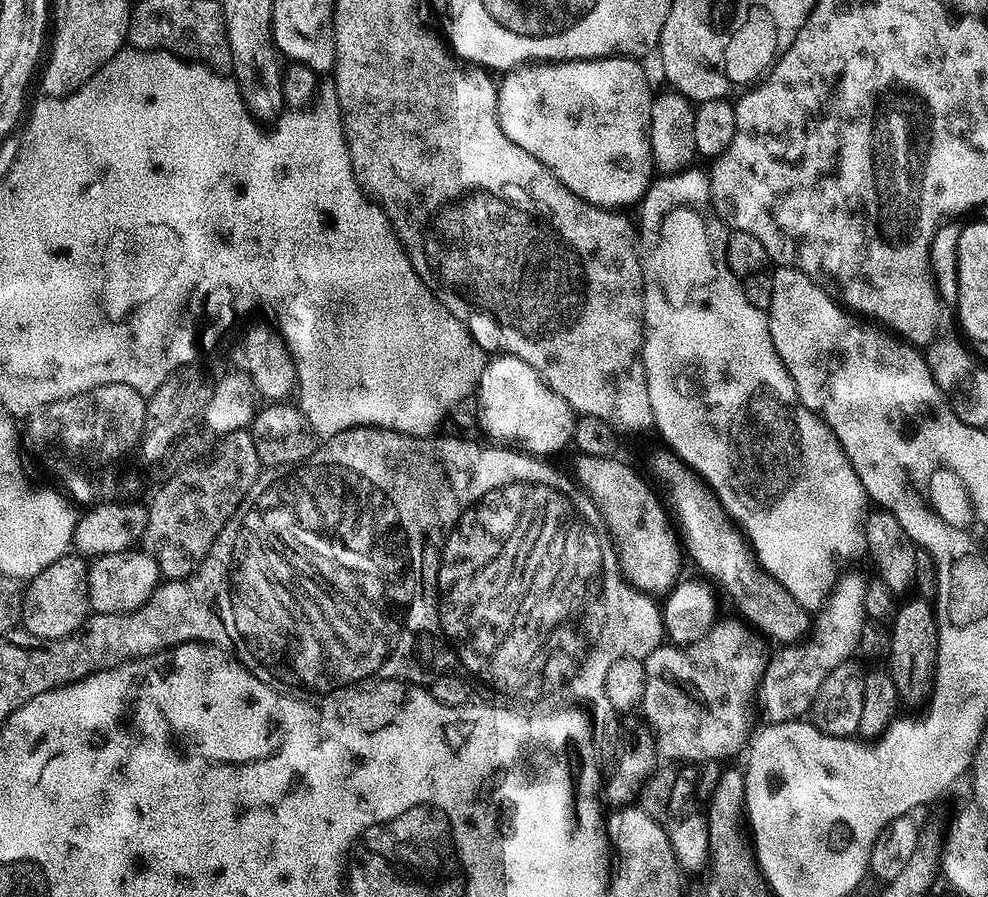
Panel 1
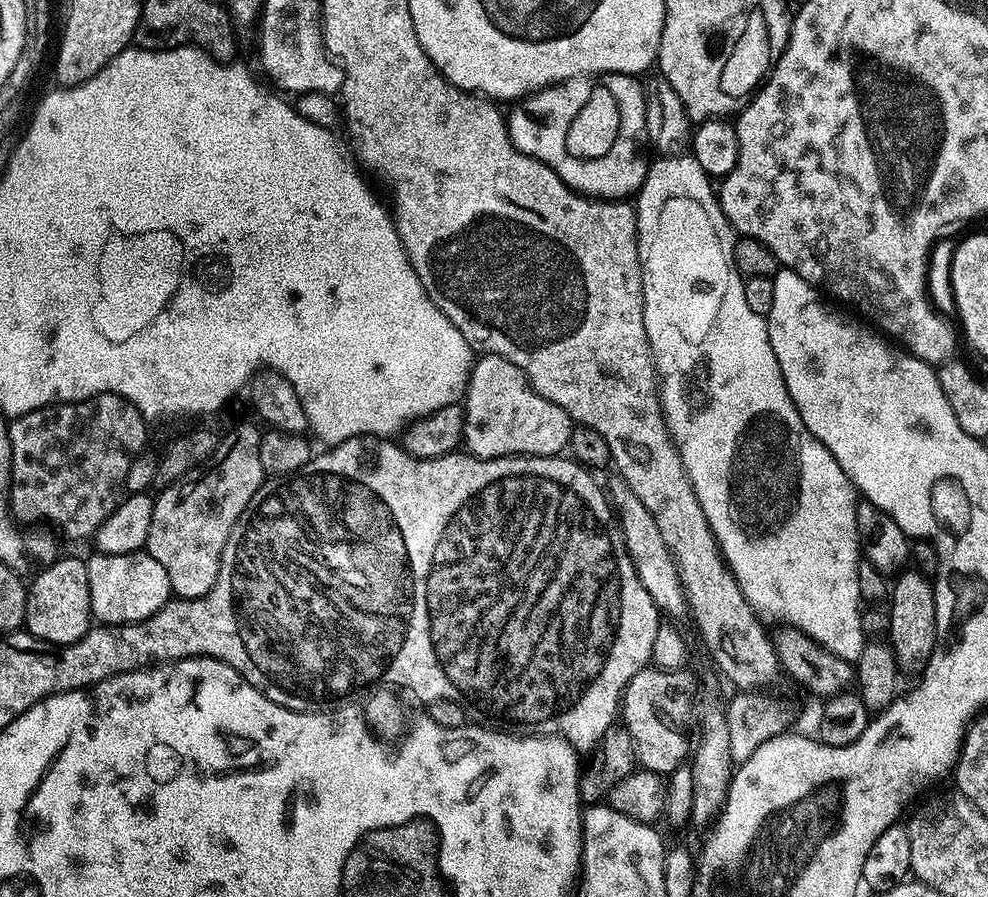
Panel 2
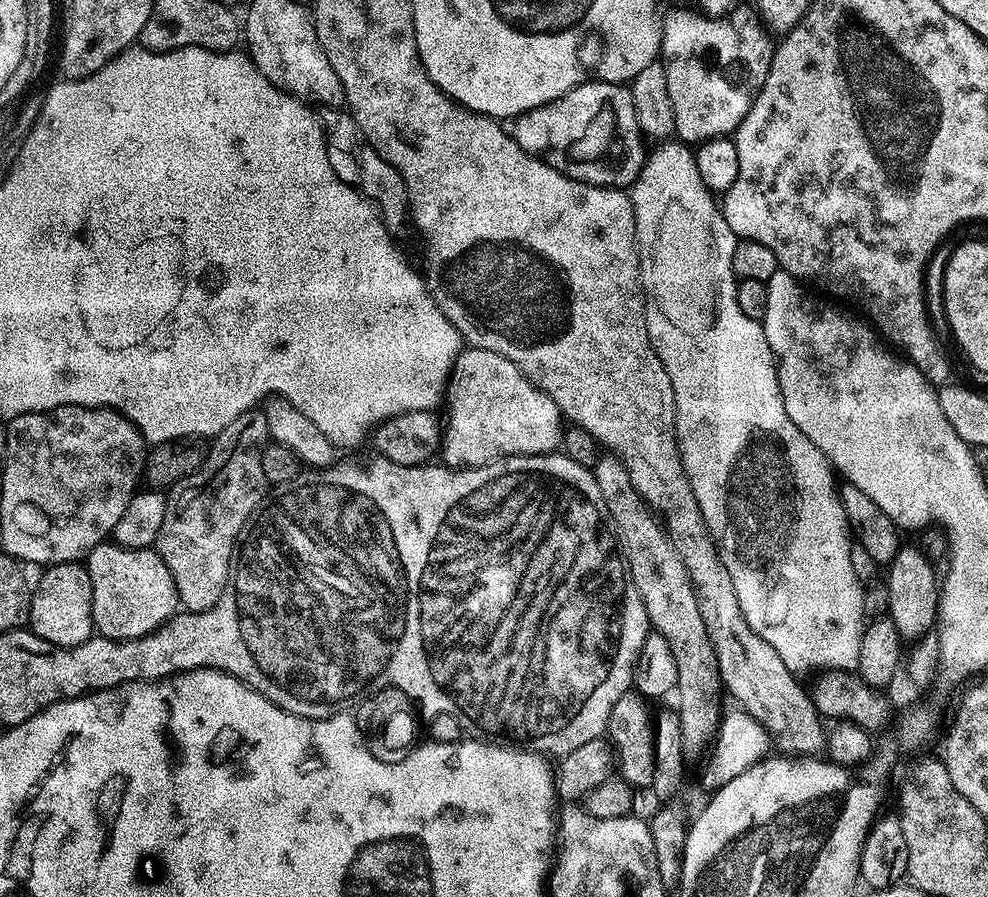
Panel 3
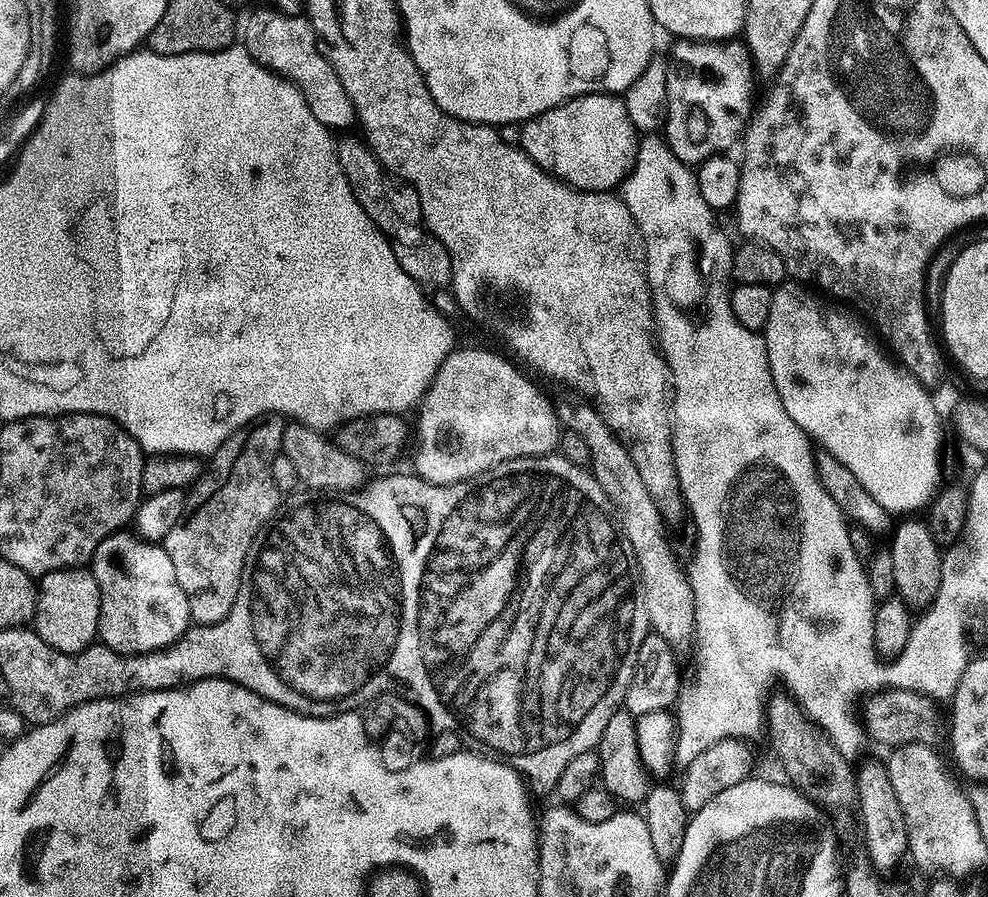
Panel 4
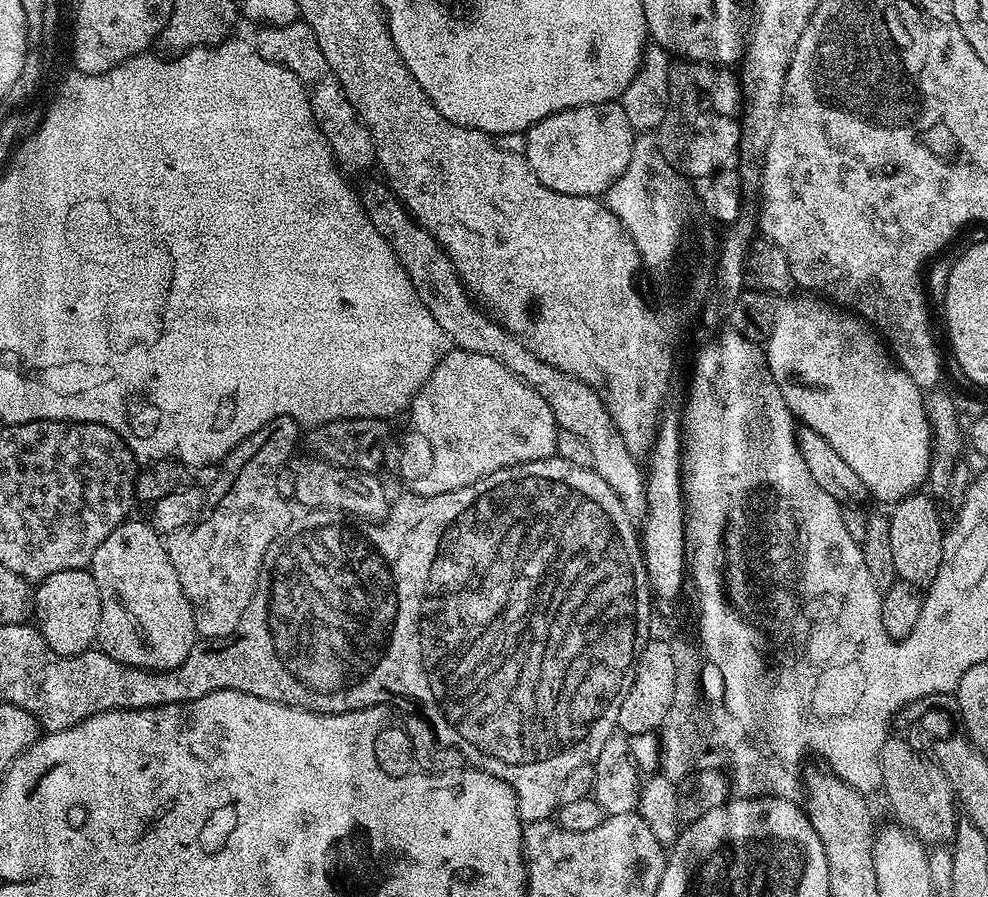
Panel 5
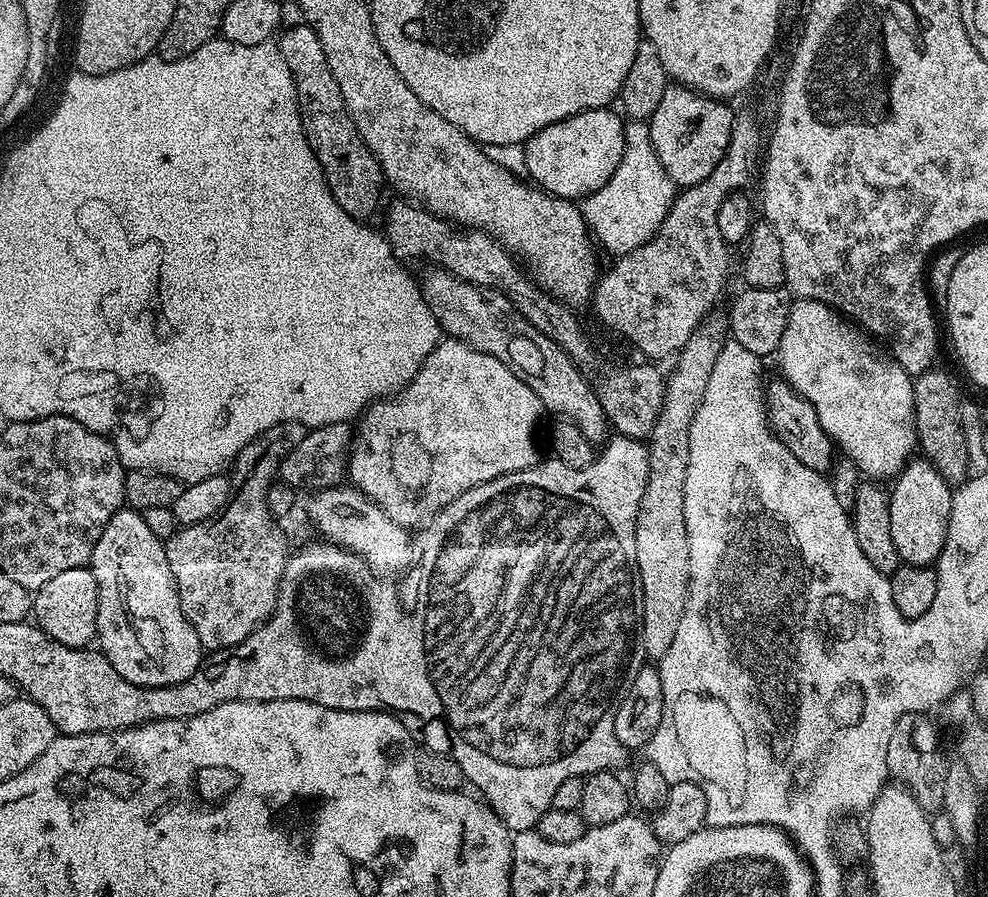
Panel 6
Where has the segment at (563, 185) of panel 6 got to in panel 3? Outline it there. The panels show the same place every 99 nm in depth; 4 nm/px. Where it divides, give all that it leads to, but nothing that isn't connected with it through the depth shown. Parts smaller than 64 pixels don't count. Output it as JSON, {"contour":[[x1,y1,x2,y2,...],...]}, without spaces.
{"contour":[[595,78,585,79,565,96,515,117,514,124,514,135,522,150,546,161,554,170,566,174,572,180,597,184,599,188,627,189,638,178,646,159,645,141,642,139,638,114,634,110,632,90,624,84,611,84]]}

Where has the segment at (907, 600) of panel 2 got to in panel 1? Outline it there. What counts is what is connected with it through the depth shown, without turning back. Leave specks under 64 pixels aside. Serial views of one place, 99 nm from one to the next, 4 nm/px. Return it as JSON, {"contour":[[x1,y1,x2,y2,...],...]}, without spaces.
{"contour":[[905,599,904,605,895,609,891,617,889,652,886,668,901,701,927,701,932,694,932,686,936,674,936,651,938,650,938,634,936,633,936,613,927,599]]}

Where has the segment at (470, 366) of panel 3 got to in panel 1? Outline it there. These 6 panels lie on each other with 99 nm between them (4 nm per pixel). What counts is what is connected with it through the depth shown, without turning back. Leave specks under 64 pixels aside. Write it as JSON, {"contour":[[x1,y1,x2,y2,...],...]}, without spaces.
{"contour":[[496,354,485,363,478,385,480,414,478,424,484,427,489,441,500,446,519,446,525,453,545,458,572,444,577,413,536,371,530,362]]}

